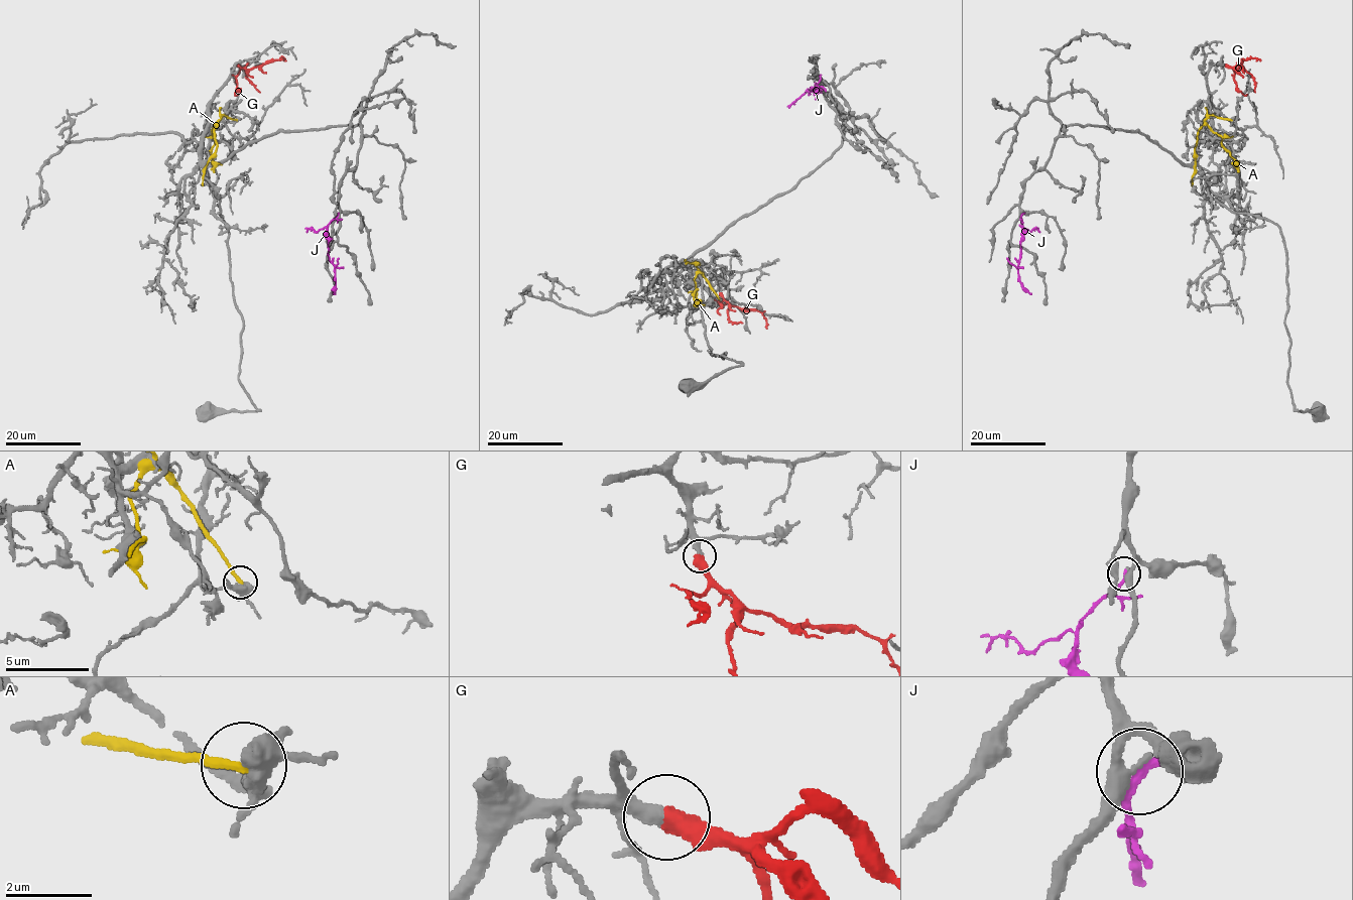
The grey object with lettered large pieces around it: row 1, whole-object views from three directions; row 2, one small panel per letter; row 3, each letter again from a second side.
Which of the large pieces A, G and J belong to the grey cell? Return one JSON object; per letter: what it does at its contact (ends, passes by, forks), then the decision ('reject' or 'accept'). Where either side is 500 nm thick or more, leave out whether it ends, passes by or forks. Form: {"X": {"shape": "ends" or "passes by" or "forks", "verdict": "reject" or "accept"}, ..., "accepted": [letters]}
{"A": {"shape": "ends", "verdict": "reject"}, "G": {"verdict": "accept"}, "J": {"shape": "ends", "verdict": "reject"}, "accepted": ["G"]}

